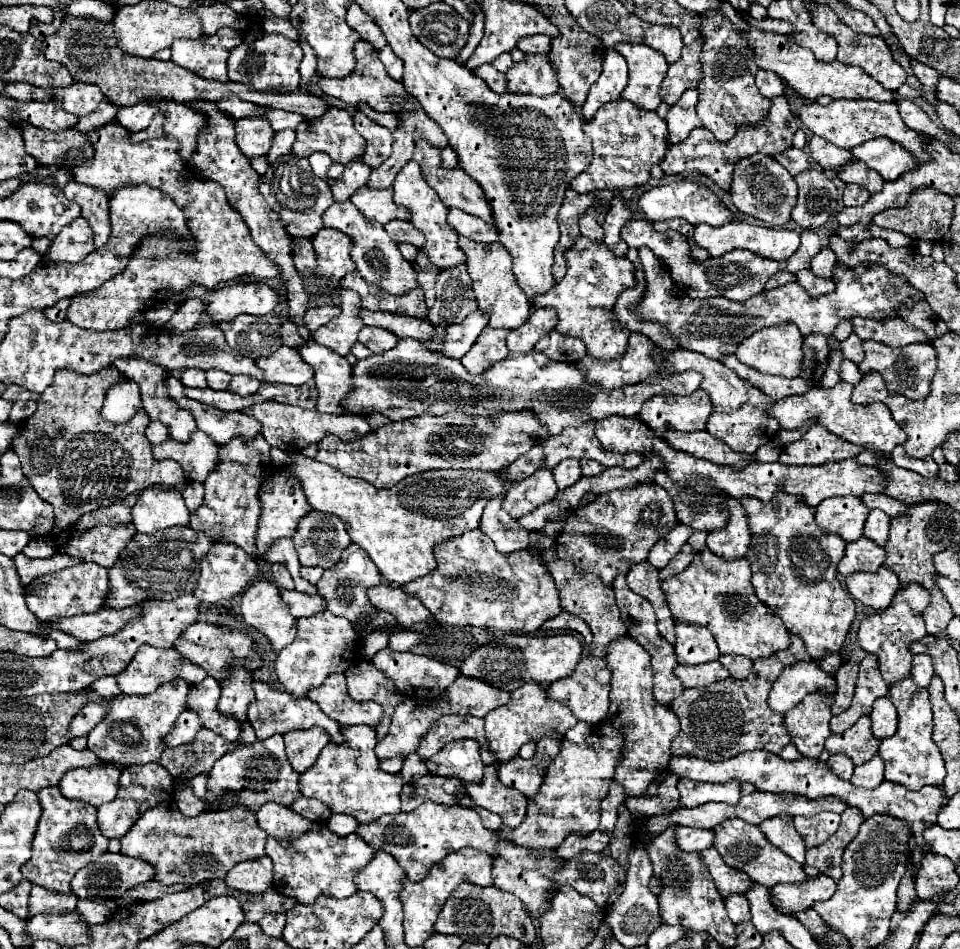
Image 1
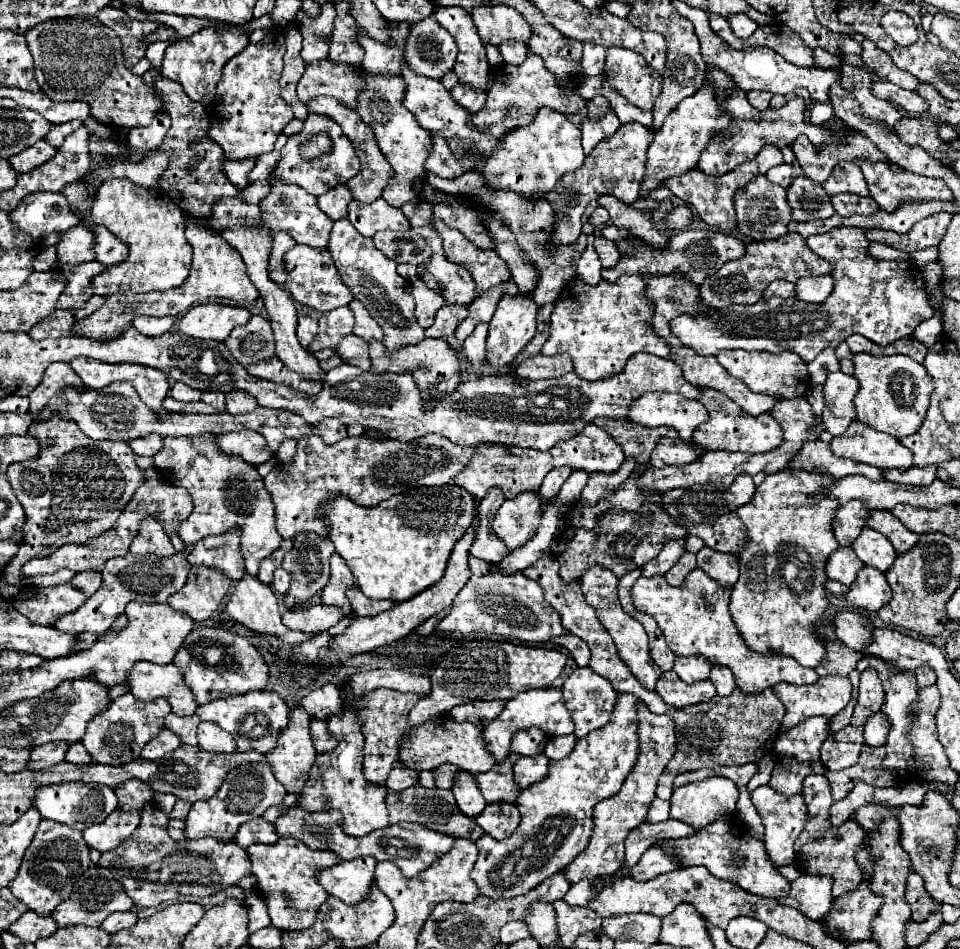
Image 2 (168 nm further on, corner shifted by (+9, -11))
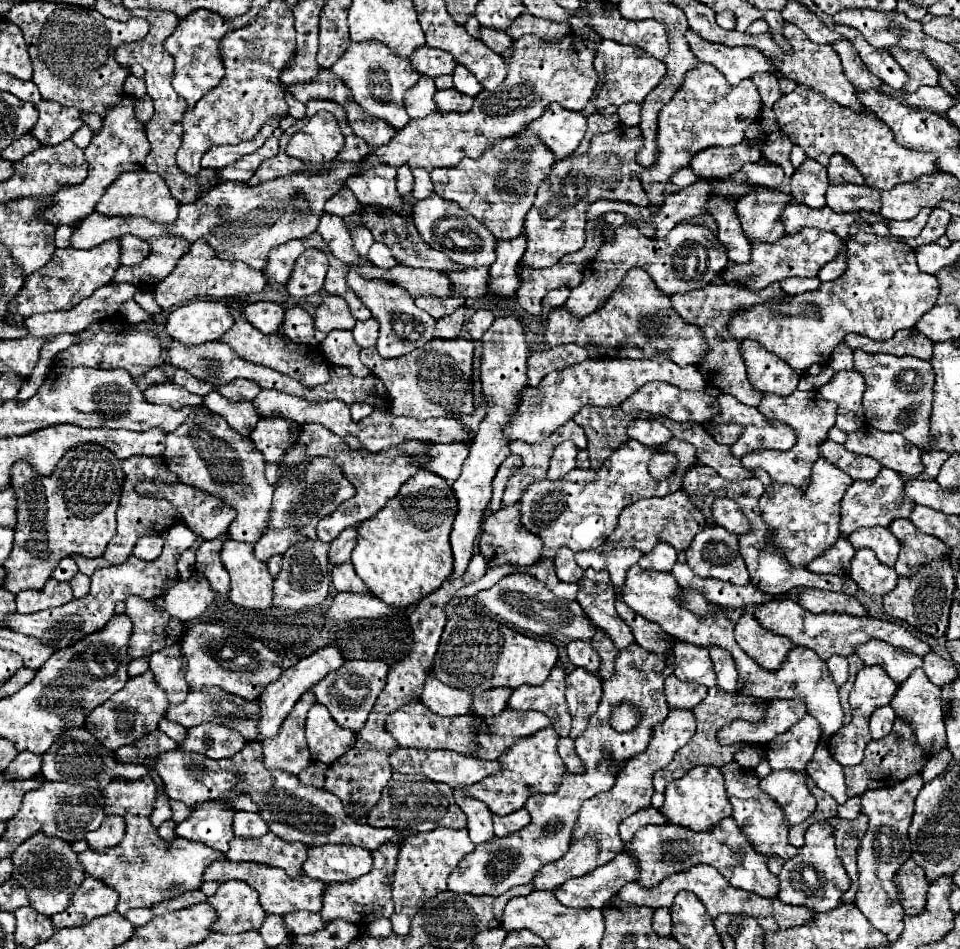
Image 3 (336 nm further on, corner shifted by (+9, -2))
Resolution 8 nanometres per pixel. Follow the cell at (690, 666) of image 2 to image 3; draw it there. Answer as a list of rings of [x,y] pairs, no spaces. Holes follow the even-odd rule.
[[[677,641],[673,645],[675,653],[675,675],[681,681],[695,681],[705,687],[717,685],[713,663],[709,659],[709,651],[691,643]]]

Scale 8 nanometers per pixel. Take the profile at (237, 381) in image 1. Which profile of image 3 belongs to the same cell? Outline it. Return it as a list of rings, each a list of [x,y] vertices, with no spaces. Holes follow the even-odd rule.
[[[235,379],[227,385],[215,387],[215,391],[219,391],[221,395],[225,395],[231,401],[253,401],[257,397],[257,393],[261,391],[261,387],[253,379]]]

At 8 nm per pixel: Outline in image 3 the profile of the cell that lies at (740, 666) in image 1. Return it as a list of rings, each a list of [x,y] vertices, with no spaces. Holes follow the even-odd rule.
[[[709,647],[709,655],[717,673],[717,685],[725,691],[737,691],[737,669],[729,651],[721,647]]]

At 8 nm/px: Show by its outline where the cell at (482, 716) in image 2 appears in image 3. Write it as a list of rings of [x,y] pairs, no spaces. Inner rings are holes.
[[[495,687],[495,689],[481,693],[481,697],[477,697],[473,701],[473,715],[479,715],[479,717],[497,715],[499,711],[503,711],[507,707],[511,691],[513,689],[509,689],[509,687]]]

